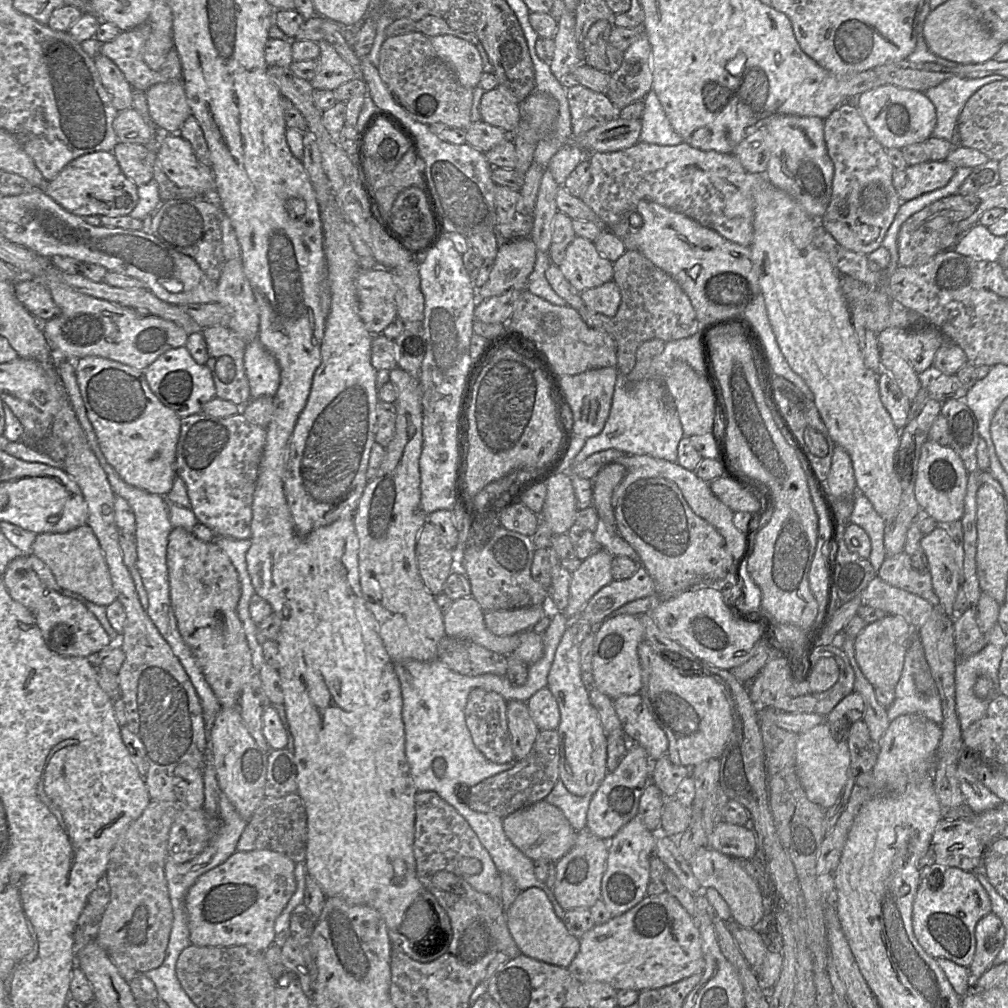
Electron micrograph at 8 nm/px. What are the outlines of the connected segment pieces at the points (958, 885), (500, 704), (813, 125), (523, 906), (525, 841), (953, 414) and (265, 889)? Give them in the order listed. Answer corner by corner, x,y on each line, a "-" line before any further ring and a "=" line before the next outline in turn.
933,865
926,868
926,875
920,876
918,889
912,907
912,926
914,935
921,947
934,958
946,958
969,968
975,953
977,923
992,912
991,902
986,890
980,884
974,872
958,867
=
482,688
473,689
468,696
465,716
475,746
488,760
504,764
510,763
514,759
508,729
507,701
500,694
=
776,115
765,124
770,152
766,178
794,198
813,218
821,219
831,200
834,165
824,139
824,120
819,117
=
531,887
519,893
506,911
509,932
520,953
532,959
567,968
579,951
579,939
572,936
552,908
545,893
=
545,799
504,817
503,829
510,841
531,860
555,863
573,847
578,834
564,813
=
949,399
941,404
941,414
948,423
949,446
960,456
968,473
976,471
980,436
973,412
964,400
=
235,851
225,862
199,876
185,899
191,944
242,945
264,953
274,943
277,917
296,890
295,866
294,861
279,852

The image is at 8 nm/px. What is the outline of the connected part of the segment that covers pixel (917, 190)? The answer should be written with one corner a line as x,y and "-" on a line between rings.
927,161
909,165
903,170
895,169
893,185
902,201
914,199
922,194
944,187
953,177
956,167
948,161

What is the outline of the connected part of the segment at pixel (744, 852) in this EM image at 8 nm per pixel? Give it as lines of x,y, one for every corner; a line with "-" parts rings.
720,822
707,837
707,846
737,860
752,860
757,854
757,838
750,826

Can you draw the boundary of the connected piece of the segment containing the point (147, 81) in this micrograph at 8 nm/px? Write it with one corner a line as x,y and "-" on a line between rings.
145,22
132,30
120,32
114,40
103,43
99,47
99,53
108,57
121,70
131,87
144,92
157,83
182,80
181,62
175,48
169,51
166,61
160,70
154,71
145,63
143,59
144,45
150,32
150,25

